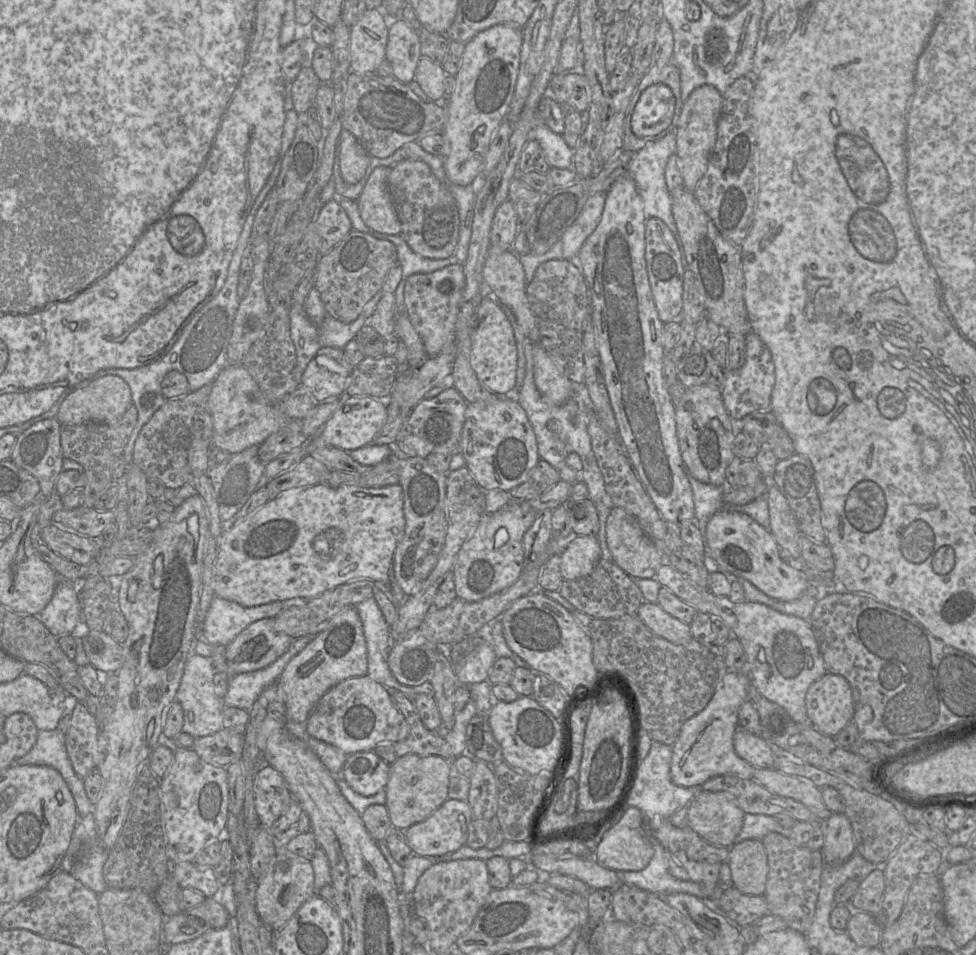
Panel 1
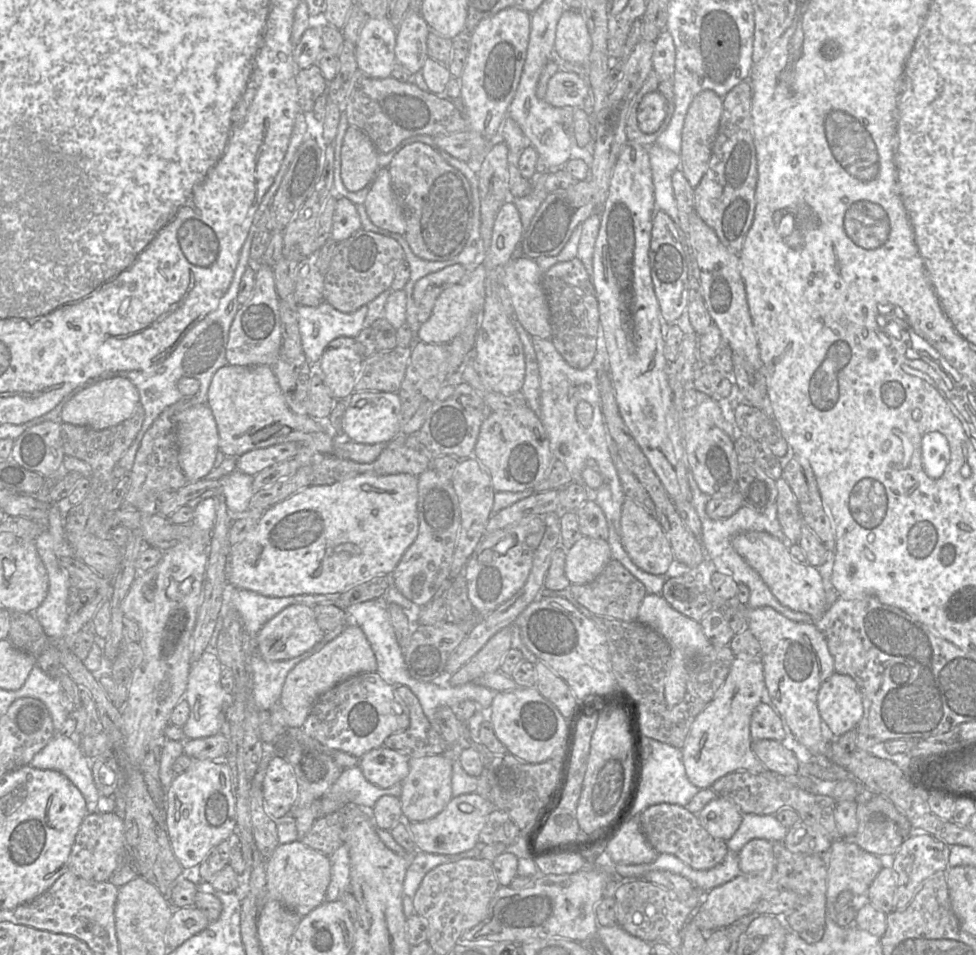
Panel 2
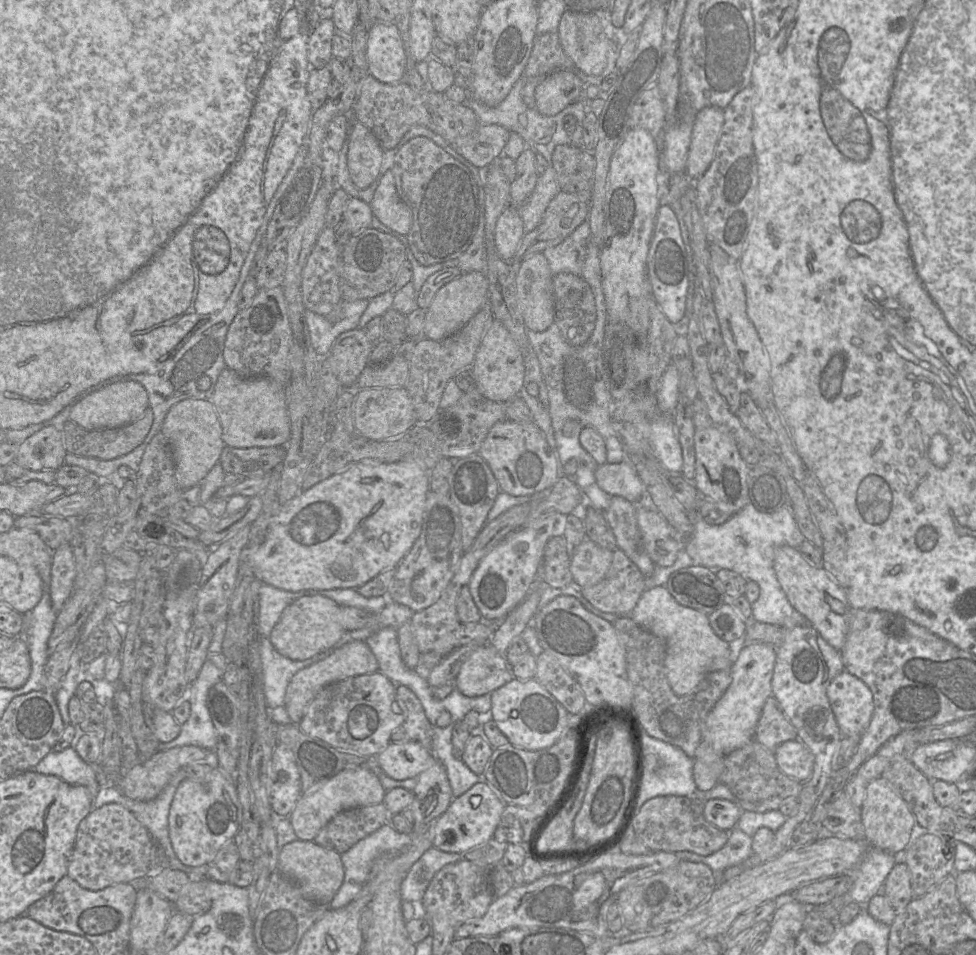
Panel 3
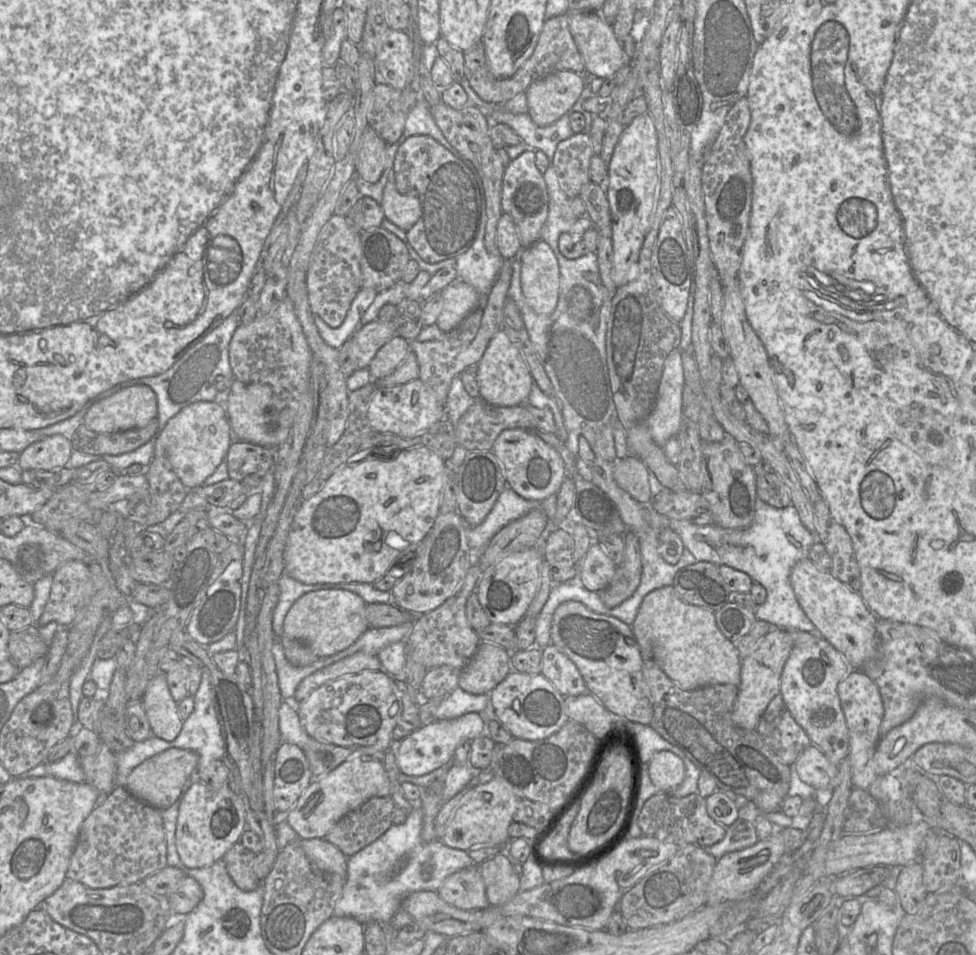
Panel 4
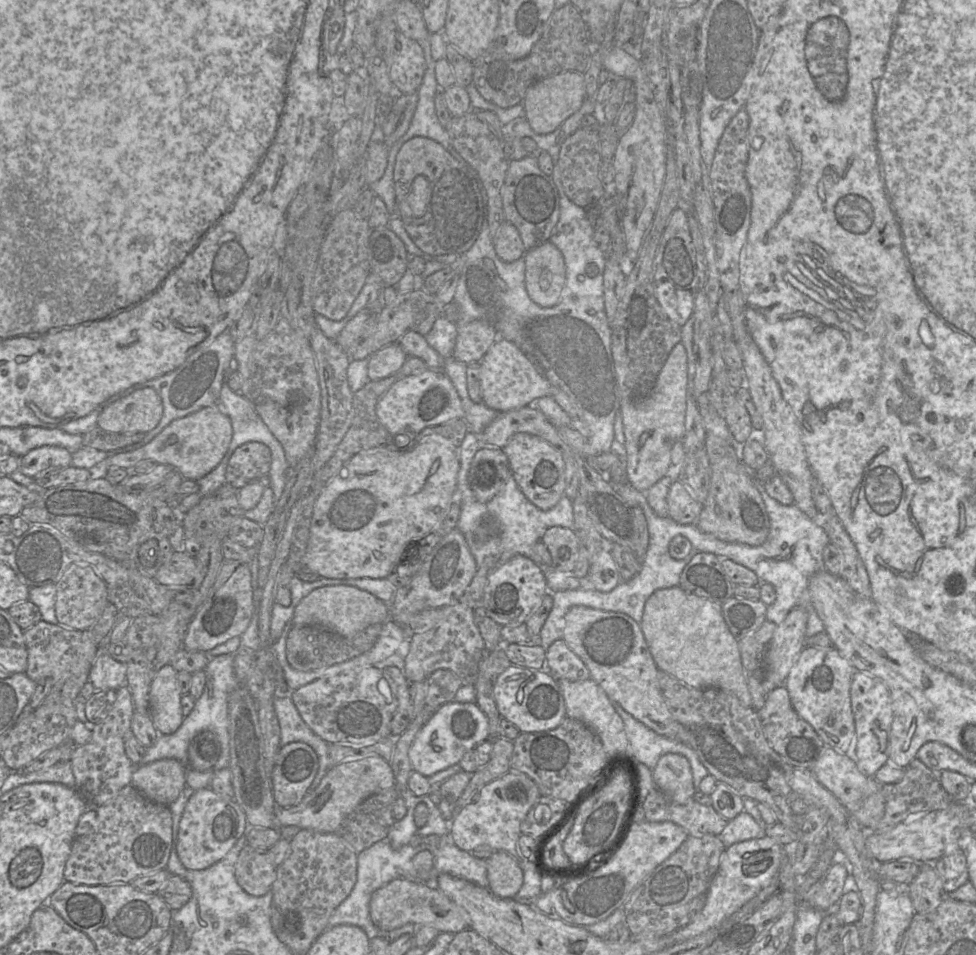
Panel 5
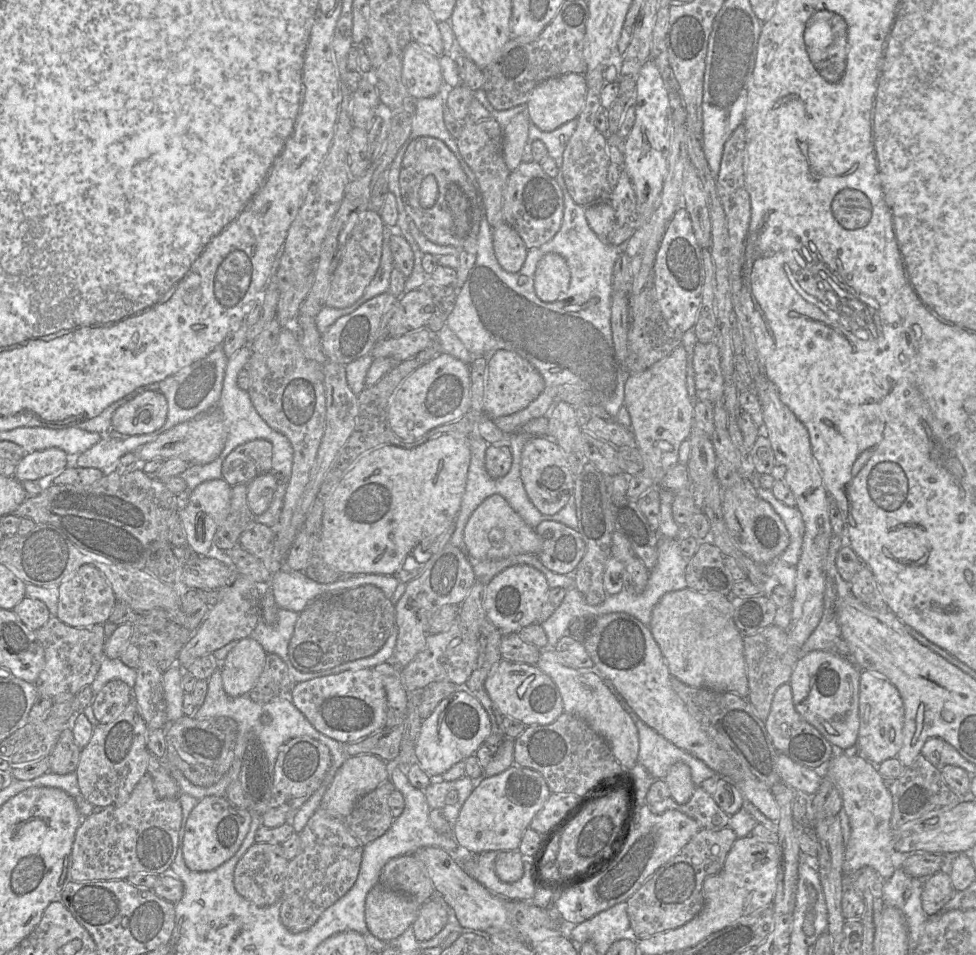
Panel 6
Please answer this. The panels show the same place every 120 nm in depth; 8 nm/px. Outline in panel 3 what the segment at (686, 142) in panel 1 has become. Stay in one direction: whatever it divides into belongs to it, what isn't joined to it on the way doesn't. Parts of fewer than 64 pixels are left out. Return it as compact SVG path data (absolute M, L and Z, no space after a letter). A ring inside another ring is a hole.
M716 106L701 109L695 118L685 173L697 181L709 168L724 124L724 111Z

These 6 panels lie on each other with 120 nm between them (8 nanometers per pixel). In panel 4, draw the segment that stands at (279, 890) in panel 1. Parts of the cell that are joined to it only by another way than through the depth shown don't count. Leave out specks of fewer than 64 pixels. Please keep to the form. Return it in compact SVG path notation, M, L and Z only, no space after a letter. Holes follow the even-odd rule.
M325 838L301 839L300 844L311 863L324 874L347 877L347 859L338 847Z

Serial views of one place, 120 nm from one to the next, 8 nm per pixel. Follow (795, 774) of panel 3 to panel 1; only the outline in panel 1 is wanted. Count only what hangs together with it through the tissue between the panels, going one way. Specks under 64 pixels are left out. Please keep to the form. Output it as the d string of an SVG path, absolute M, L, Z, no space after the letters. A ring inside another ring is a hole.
M738 726L733 737L736 754L753 766L774 768L775 755L769 744L759 735Z

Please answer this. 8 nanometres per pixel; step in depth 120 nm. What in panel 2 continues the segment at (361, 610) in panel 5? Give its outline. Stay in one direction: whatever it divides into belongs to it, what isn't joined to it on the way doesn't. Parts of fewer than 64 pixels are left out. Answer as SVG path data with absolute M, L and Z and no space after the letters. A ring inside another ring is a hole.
M295 604L280 611L270 619L256 637L257 652L267 661L289 660L310 650L324 636L312 607Z

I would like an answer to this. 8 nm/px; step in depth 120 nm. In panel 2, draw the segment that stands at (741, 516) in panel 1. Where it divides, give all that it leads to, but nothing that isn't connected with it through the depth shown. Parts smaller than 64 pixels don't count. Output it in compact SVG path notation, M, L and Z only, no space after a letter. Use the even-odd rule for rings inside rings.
M762 531L742 532L742 533L736 534L732 538L731 543L732 543L734 550L760 575L760 577L765 582L765 584L768 586L772 594L783 606L788 607L789 609L796 611L796 612L804 612L804 613L811 615L813 622L814 622L814 619L819 619L822 616L822 614L826 610L826 591L825 591L822 576L820 575L817 568L811 565L803 565L801 563L796 562L790 555L788 545L785 545L781 540L779 540L778 538L772 536L771 534L767 532L762 532Z

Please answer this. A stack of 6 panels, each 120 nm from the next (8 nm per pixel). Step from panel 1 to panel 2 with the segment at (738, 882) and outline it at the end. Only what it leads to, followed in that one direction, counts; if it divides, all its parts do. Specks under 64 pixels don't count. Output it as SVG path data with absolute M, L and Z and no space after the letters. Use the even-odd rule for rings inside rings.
M766 839L750 840L738 853L741 873L770 879L775 868L774 843Z

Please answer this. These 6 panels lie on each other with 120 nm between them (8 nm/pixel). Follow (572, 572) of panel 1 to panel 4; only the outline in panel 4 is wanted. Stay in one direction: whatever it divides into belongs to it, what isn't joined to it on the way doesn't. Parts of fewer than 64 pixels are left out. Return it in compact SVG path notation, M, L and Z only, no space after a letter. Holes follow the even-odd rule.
M594 541L590 545L582 565L578 568L578 577L586 589L599 592L609 585L615 570L616 564L604 548Z

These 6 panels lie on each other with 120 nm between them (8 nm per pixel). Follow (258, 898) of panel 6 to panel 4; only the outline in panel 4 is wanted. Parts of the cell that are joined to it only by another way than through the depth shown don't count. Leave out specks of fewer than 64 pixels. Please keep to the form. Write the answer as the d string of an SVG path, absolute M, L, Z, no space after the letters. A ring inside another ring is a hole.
M237 842L222 857L229 876L235 885L243 891L255 890L260 884L252 870L252 861L255 855L240 842Z

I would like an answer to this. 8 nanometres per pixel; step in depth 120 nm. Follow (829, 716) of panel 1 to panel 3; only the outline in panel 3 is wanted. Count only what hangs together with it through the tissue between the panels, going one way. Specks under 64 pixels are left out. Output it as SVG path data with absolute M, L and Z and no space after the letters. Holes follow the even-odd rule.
M844 670L831 681L826 693L842 736L861 736L874 711L869 687Z

